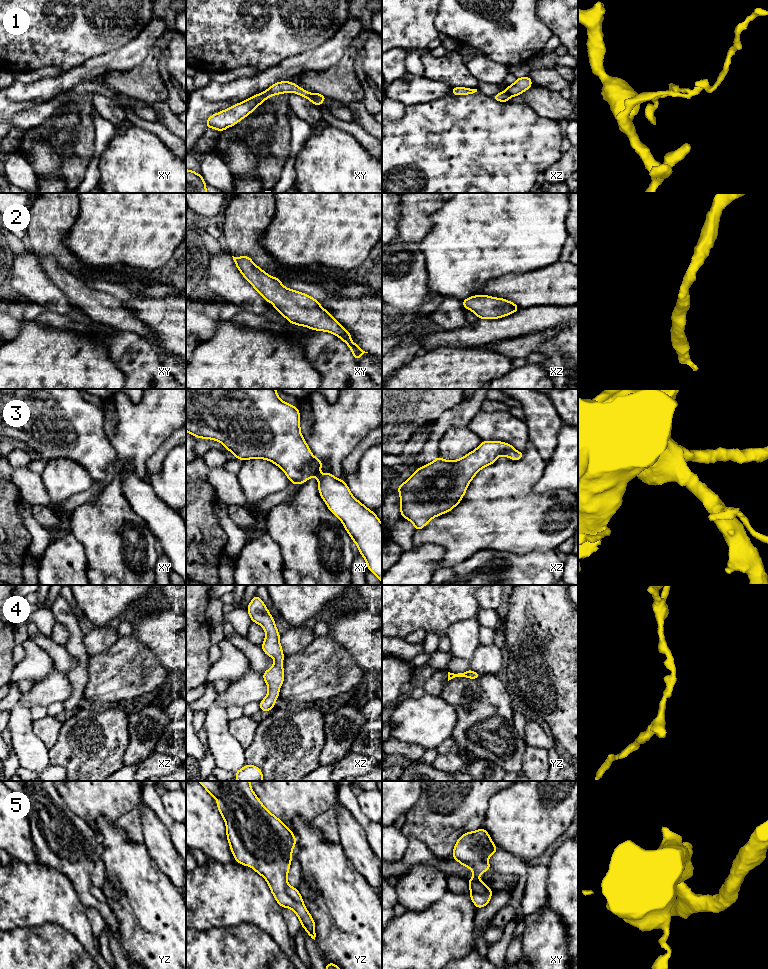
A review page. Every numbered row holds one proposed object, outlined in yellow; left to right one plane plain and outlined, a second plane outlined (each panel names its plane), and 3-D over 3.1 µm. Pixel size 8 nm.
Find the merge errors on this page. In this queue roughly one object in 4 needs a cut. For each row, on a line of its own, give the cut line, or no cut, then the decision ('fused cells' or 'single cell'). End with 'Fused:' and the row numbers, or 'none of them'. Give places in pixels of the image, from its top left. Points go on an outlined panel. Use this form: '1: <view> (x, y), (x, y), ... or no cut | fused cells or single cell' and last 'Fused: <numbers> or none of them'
1: xy (313, 94), (310, 100) | fused cells
2: no cut | single cell
3: no cut | single cell
4: no cut | single cell
5: no cut | single cell
Fused: 1

